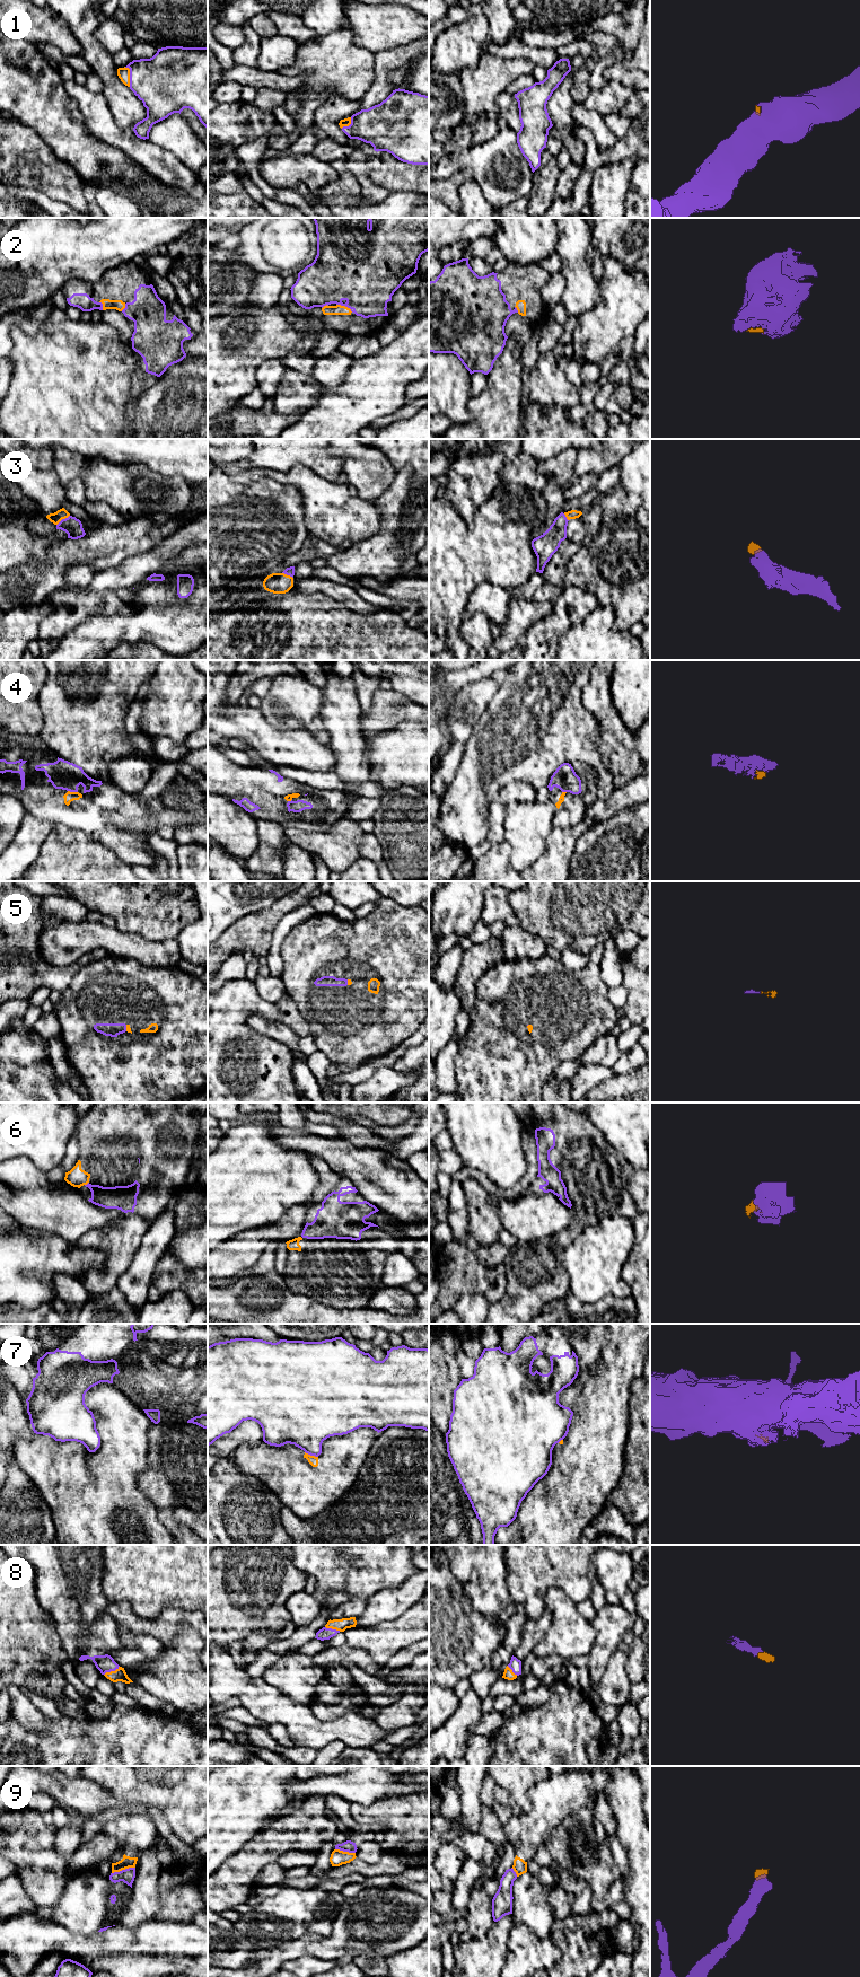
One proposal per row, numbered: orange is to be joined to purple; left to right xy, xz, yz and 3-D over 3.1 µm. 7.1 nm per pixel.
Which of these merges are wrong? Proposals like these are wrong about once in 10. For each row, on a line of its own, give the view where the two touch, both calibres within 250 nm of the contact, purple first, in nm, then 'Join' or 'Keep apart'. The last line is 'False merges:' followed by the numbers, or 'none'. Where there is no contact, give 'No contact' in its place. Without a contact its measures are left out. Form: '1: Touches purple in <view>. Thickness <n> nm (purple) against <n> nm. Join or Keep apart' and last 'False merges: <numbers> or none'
1: Touches purple in xy. Thickness 400 nm (purple) against 90 nm. Join
2: Touches purple in xz. Thickness 440 nm (purple) against 70 nm. Join
3: Touches purple in xy. Thickness 130 nm (purple) against 80 nm. Join
4: Touches purple in xy. Thickness 200 nm (purple) against 70 nm. Join
5: Touches purple in xy. Thickness 100 nm (purple) against 30 nm. Join
6: Touches purple in xy. Thickness 160 nm (purple) against 140 nm. Join
7: Touches purple in xz. Thickness 380 nm (purple) against 70 nm. Keep apart
8: Touches purple in xy. Thickness 130 nm (purple) against 90 nm. Join
9: Touches purple in xy. Thickness 100 nm (purple) against 90 nm. Join
False merges: 7

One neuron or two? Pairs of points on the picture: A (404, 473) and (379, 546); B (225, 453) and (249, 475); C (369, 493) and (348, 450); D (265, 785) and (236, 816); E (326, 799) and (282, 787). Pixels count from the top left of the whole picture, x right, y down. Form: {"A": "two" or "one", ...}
{"A": "one", "B": "one", "C": "one", "D": "two", "E": "one"}

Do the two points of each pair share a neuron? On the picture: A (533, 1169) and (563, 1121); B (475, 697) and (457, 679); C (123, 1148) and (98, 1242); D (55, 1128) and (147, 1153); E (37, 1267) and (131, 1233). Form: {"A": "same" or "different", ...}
{"A": "same", "B": "different", "C": "same", "D": "different", "E": "different"}

